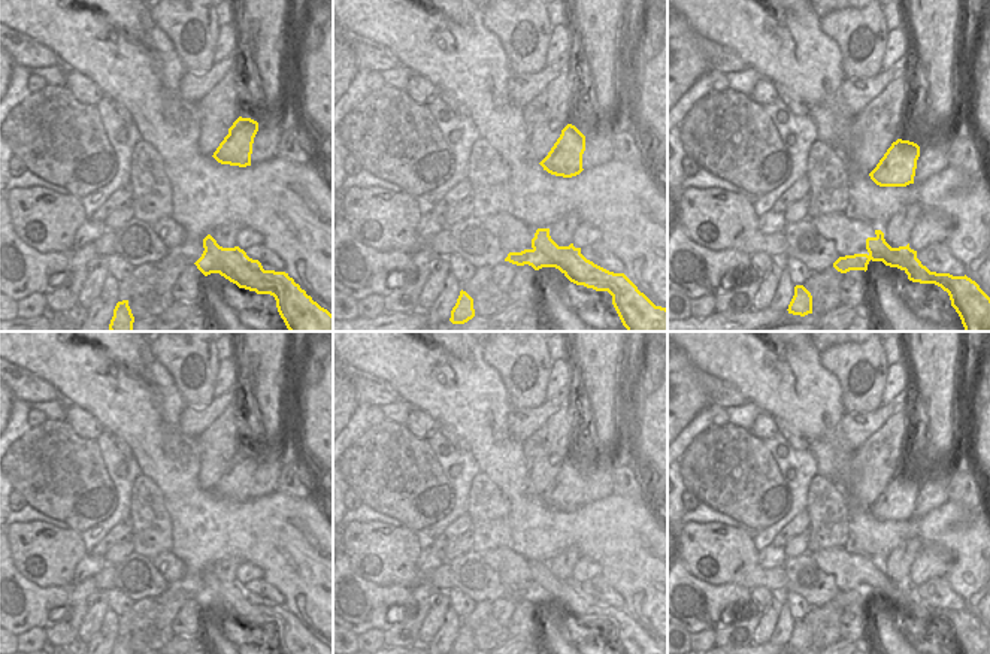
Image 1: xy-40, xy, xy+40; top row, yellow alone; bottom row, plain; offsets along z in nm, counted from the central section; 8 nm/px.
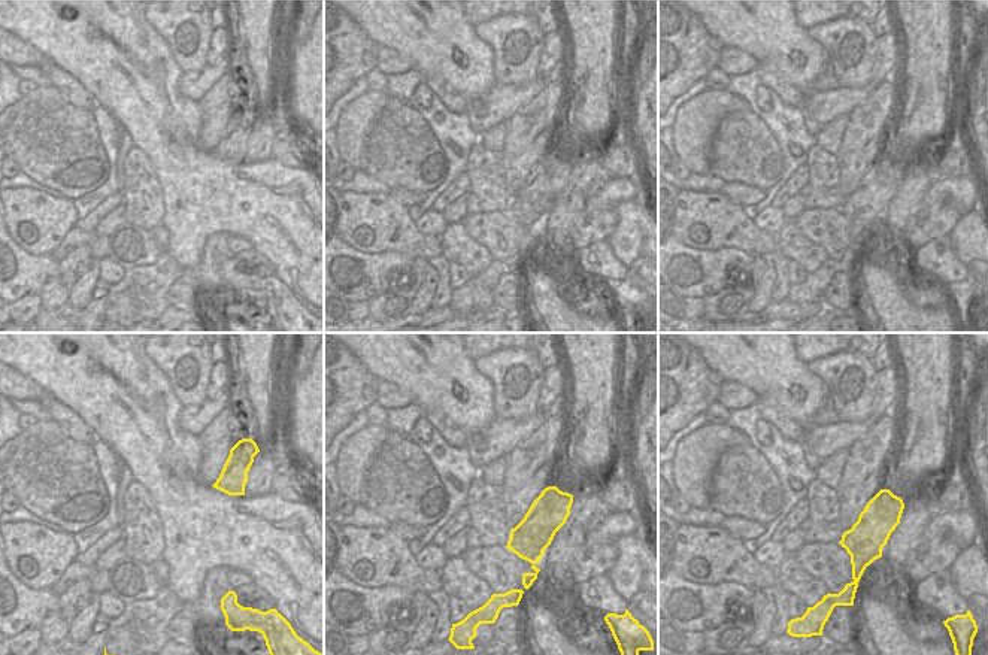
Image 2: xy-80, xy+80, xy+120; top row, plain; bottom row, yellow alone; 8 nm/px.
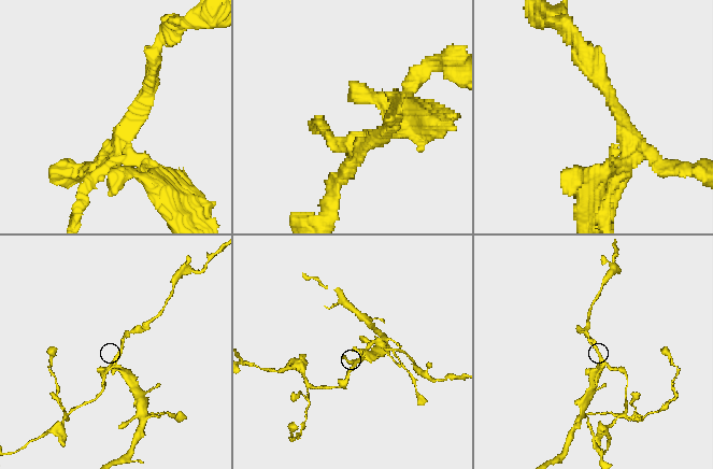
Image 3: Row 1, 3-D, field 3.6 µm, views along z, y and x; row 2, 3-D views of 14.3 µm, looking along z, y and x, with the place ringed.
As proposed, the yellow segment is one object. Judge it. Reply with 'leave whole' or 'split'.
split

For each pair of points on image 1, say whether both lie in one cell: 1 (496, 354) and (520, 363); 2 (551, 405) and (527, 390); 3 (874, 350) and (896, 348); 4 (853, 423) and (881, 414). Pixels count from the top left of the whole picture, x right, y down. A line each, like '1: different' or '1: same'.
1: same
2: different
3: different
4: same

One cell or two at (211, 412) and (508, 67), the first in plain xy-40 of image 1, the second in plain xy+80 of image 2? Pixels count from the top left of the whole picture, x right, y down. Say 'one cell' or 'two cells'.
two cells

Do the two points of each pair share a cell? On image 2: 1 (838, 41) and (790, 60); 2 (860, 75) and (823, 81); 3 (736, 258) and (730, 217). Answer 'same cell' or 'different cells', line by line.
1: different cells
2: same cell
3: different cells

